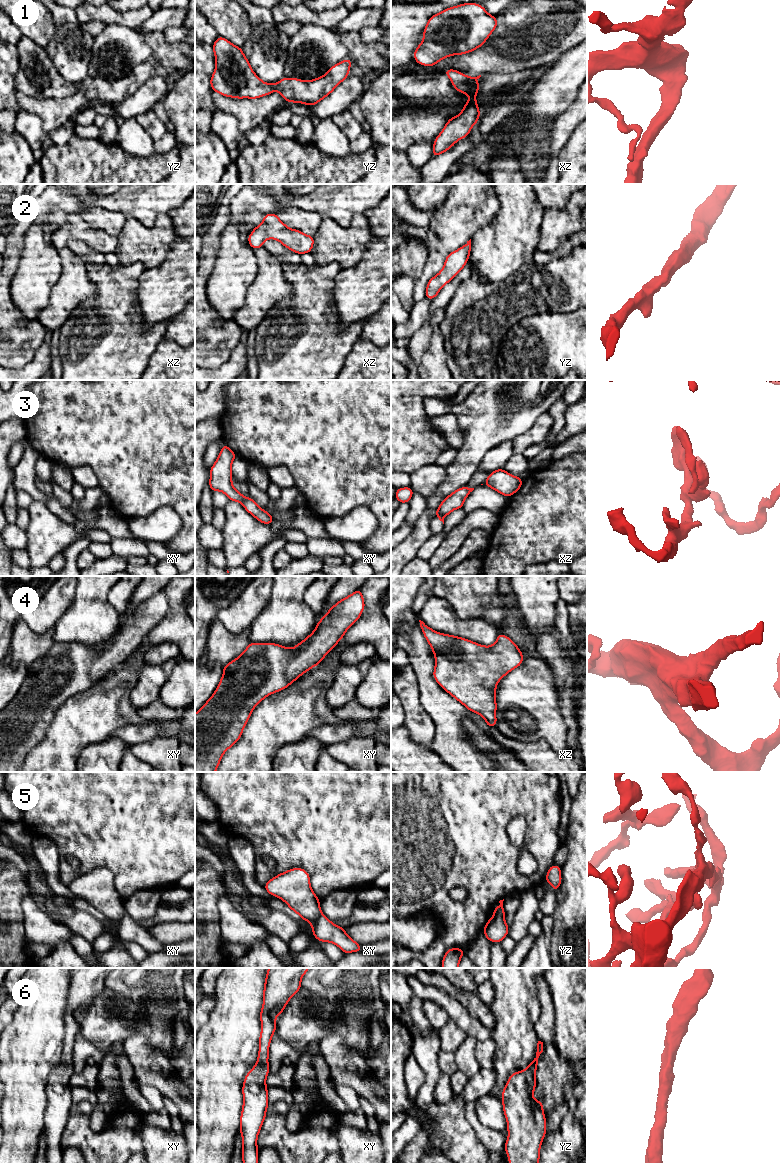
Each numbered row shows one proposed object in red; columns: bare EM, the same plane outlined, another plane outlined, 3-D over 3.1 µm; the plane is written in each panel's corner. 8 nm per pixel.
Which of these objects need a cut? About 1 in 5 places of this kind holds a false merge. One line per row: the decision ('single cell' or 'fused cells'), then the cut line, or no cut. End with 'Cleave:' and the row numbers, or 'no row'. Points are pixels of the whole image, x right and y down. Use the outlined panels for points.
1: single cell; cut none
2: single cell; cut none
3: single cell; cut none
4: single cell; cut none
5: fused cells; cut xy (322, 914), (311, 924)
6: single cell; cut none
Cleave: 5

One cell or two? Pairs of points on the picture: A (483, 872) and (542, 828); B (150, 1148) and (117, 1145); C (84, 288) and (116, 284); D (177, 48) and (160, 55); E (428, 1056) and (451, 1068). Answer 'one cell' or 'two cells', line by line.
A: one cell
B: two cells
C: two cells
D: one cell
E: two cells

